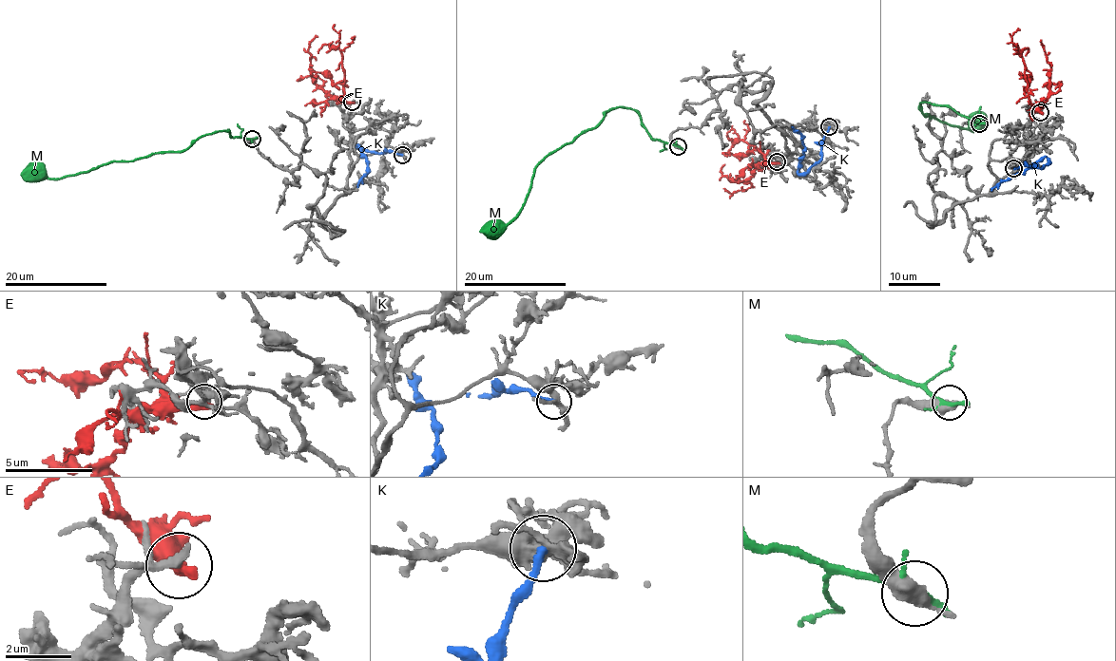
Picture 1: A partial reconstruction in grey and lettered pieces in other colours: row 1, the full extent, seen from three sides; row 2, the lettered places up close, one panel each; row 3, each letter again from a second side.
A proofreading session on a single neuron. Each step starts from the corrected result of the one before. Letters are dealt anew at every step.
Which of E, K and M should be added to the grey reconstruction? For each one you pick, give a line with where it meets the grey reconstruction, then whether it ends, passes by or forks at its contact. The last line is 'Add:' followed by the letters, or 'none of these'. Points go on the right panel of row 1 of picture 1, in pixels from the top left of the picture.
Add: none of these

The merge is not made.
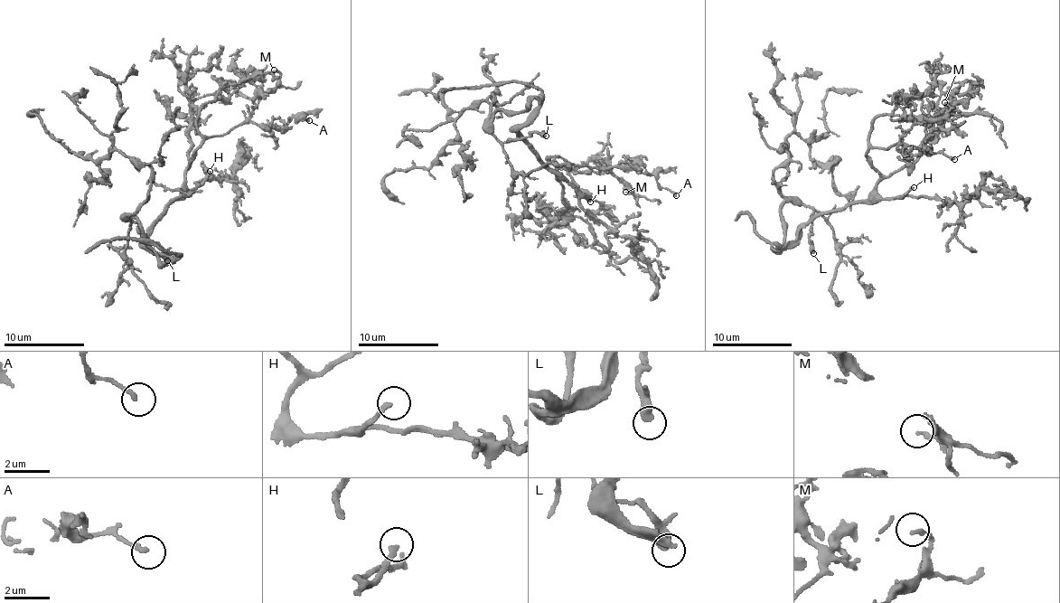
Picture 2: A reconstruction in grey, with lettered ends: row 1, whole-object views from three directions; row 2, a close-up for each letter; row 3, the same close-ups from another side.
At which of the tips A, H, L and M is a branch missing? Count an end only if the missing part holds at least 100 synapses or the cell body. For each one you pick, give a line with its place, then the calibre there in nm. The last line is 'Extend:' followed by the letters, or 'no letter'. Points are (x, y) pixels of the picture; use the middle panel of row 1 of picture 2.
H: at (590, 202); 200 nm thick
Extend: H

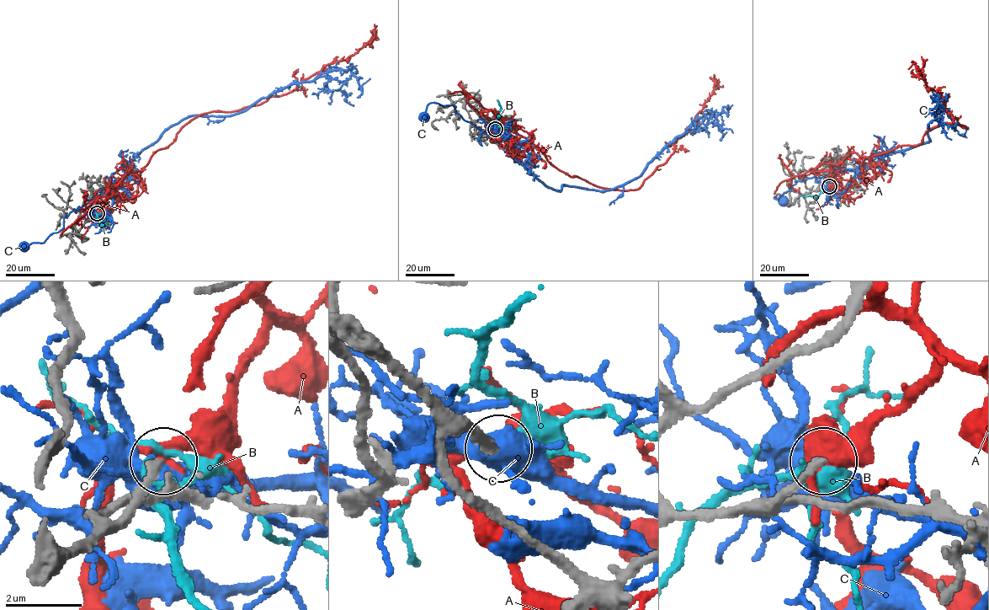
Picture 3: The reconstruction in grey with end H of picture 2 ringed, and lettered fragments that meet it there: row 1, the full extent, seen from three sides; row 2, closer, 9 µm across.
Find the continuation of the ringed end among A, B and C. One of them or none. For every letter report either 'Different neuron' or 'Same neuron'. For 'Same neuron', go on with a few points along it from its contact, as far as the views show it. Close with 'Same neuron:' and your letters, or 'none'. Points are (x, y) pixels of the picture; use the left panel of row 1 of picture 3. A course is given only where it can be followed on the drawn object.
A: Different neuron
B: Different neuron
C: Different neuron
Same neuron: none

